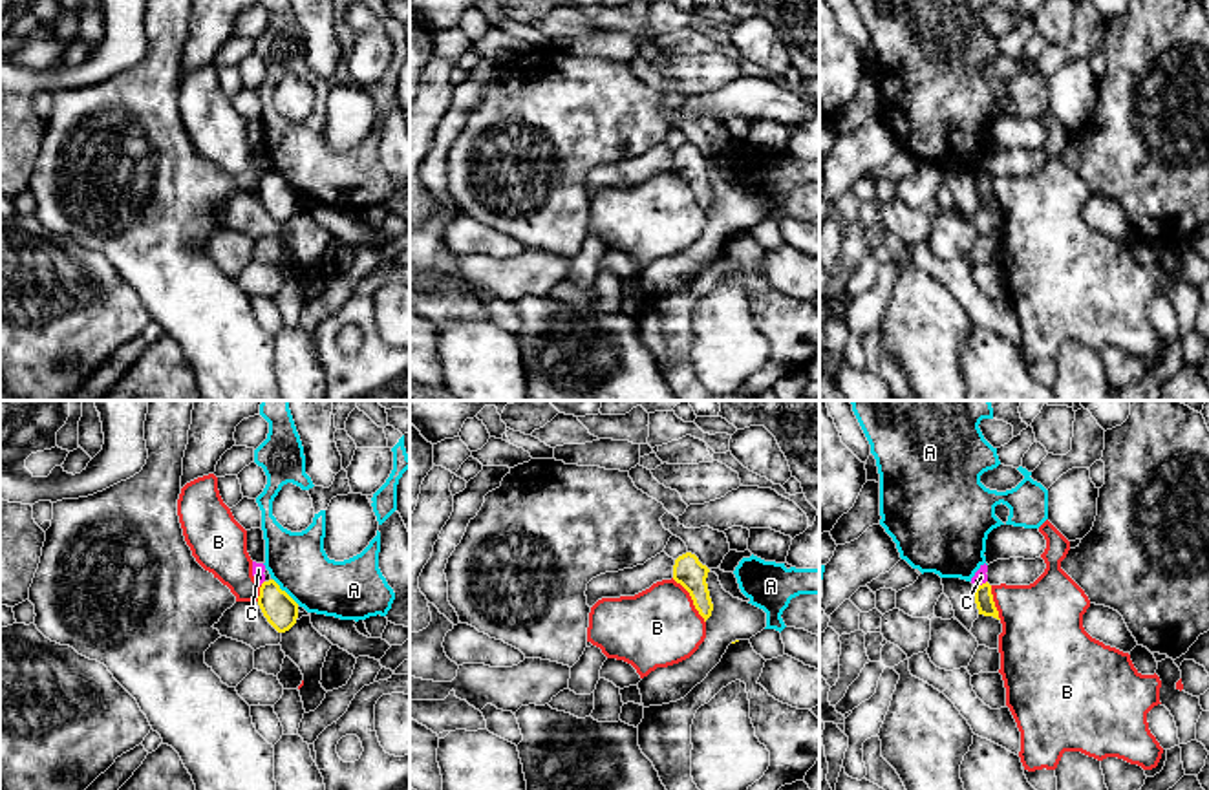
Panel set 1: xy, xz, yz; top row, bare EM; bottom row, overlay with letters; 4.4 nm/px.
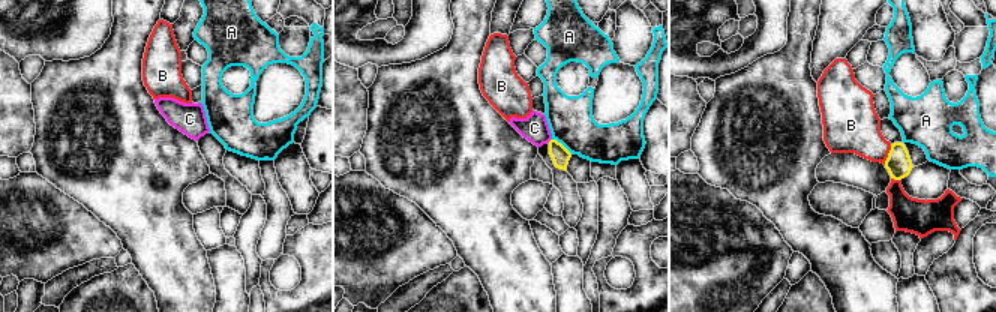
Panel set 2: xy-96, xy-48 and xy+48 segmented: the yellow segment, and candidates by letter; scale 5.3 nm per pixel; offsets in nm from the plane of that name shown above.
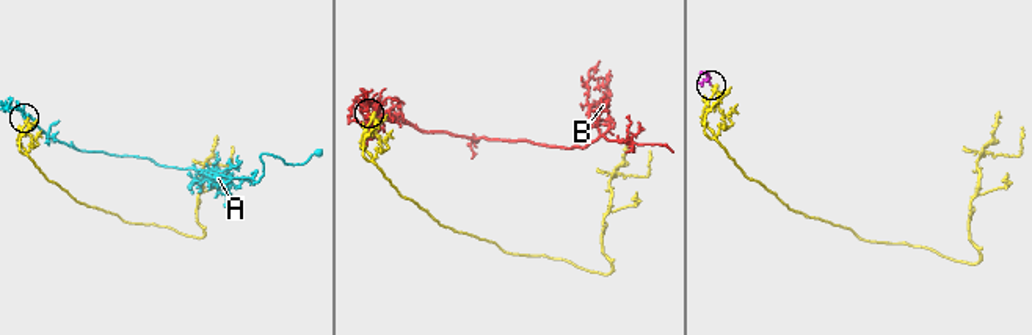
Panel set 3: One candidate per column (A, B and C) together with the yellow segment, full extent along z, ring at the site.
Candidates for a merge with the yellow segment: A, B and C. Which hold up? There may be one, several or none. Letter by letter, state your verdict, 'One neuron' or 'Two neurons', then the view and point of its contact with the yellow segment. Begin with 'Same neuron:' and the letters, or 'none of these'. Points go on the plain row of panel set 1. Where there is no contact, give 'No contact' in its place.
Same neuron: none of these
A: Two neurons. Touches yellow at xy (284, 181)
B: Two neurons. Touches yellow at xz (692, 189)
C: Two neurons. Touches yellow at yz (983, 174)

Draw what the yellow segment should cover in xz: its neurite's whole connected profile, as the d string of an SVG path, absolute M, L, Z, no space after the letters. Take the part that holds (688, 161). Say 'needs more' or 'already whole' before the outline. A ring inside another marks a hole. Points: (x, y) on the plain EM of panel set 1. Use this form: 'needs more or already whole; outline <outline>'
already whole; outline M691 143L679 146L673 155L673 170L690 183L693 196L704 212L711 207L713 201L706 174L708 163L710 159L702 155Z

